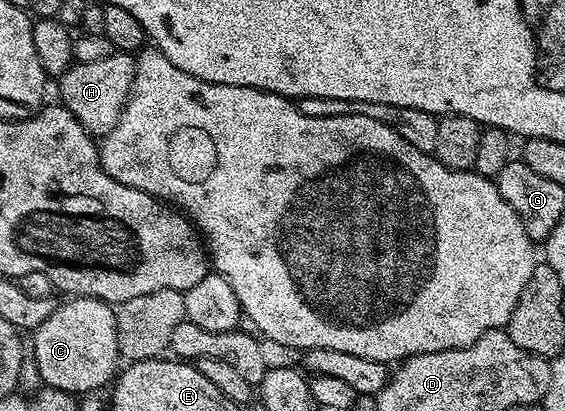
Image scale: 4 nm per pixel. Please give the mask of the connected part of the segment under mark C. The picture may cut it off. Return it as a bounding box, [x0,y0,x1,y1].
[33,296,121,394]

